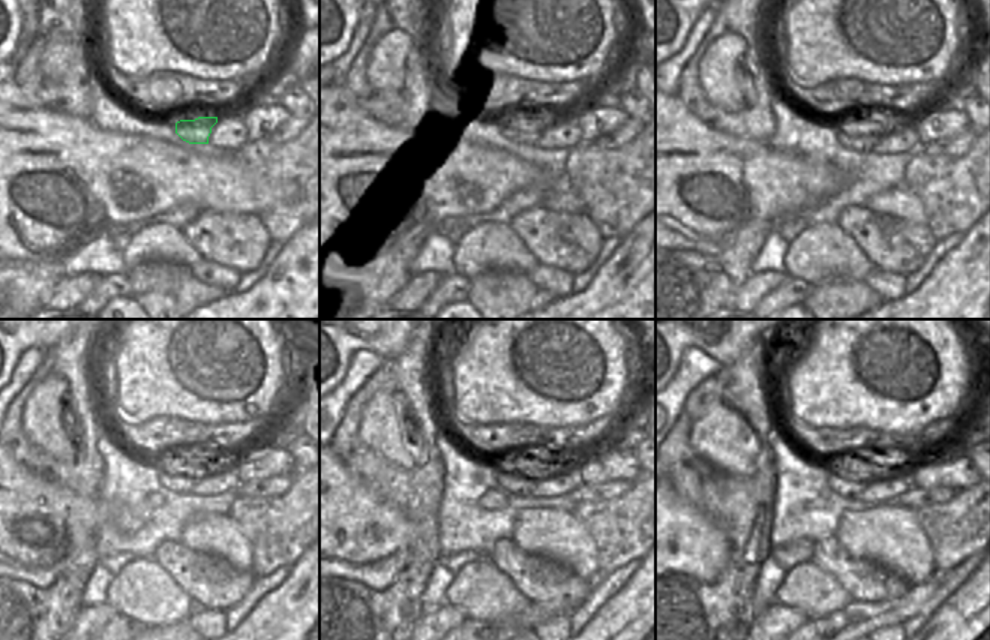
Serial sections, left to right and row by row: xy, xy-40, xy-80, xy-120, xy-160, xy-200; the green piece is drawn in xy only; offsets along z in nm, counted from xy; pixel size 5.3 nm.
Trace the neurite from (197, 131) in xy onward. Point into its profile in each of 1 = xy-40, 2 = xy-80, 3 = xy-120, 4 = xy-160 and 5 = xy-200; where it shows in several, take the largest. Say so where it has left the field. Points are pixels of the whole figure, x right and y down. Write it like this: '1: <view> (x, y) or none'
1: xy-40 (519, 132)
2: xy-80 (854, 138)
3: xy-120 (182, 480)
4: xy-160 (512, 481)
5: xy-200 (846, 484)

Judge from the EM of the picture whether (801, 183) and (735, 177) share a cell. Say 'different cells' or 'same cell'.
same cell

